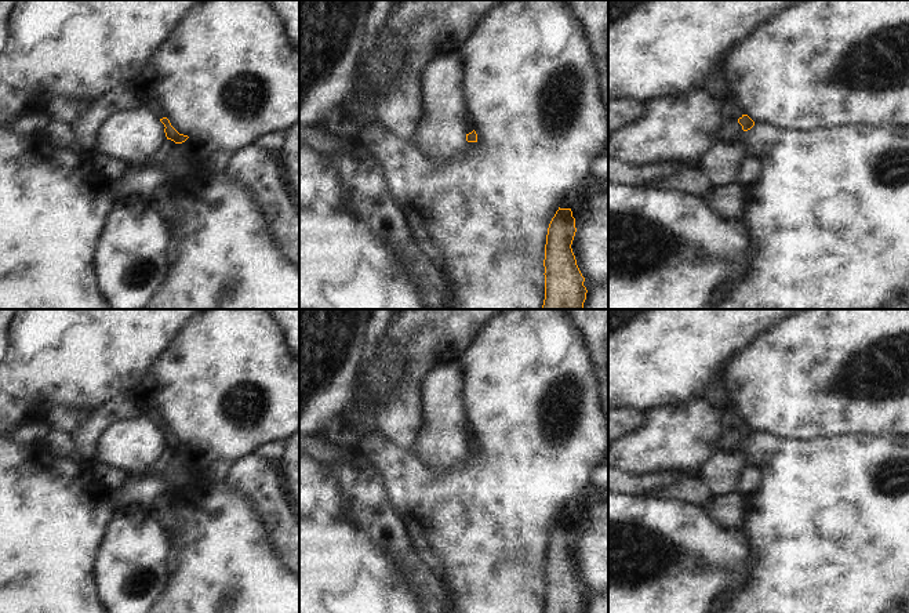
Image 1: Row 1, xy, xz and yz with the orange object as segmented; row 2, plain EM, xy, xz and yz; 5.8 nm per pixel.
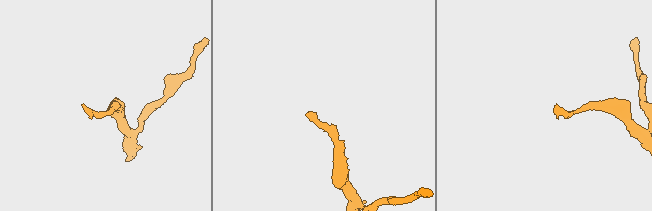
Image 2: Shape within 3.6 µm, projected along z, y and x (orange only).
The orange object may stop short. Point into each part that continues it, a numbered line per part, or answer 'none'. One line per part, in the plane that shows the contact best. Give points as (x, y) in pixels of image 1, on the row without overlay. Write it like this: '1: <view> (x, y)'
1: yz (715, 391)

